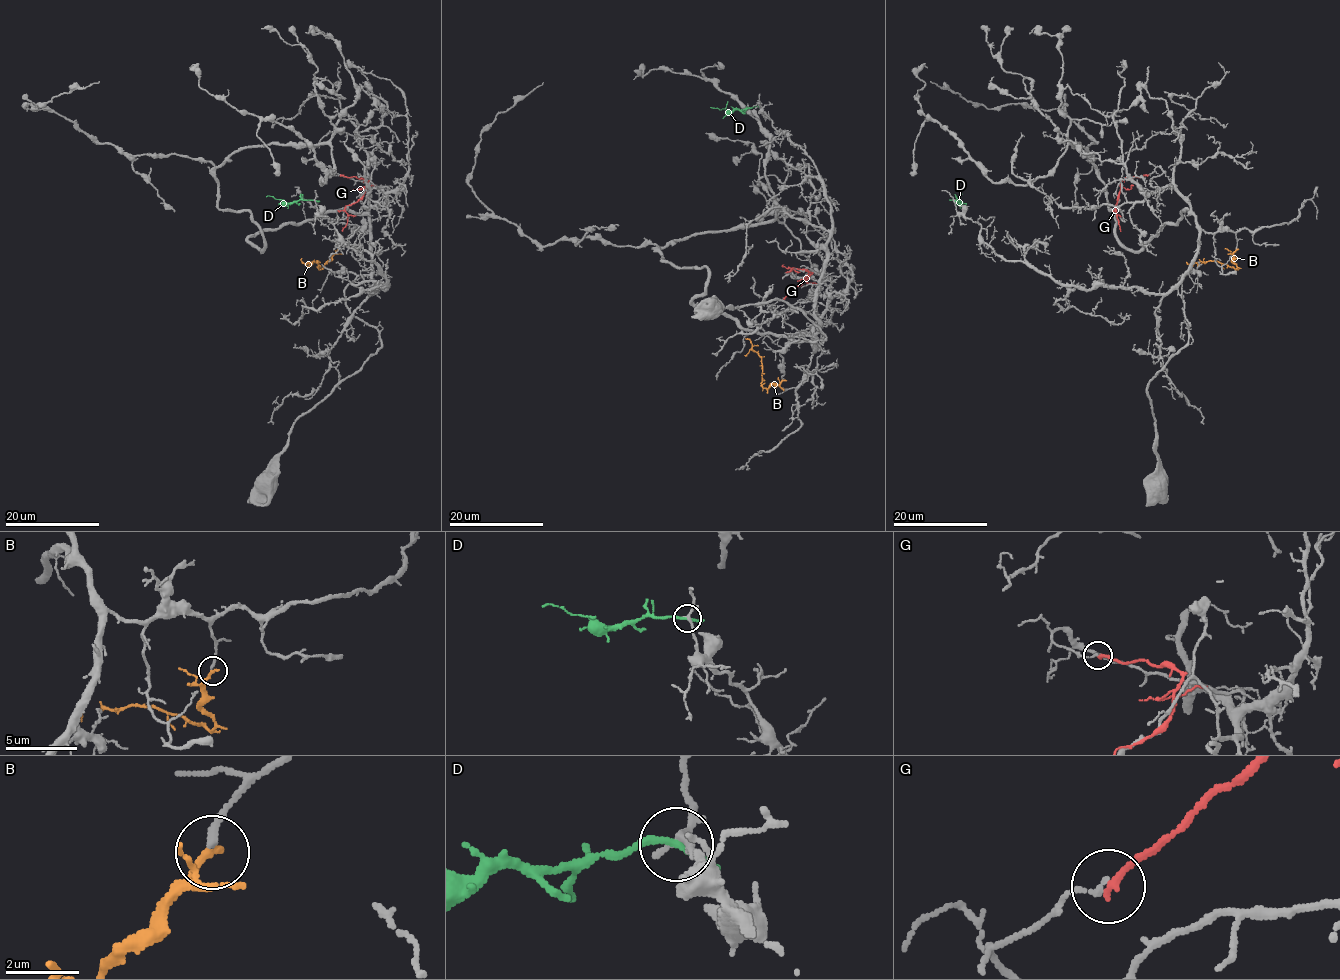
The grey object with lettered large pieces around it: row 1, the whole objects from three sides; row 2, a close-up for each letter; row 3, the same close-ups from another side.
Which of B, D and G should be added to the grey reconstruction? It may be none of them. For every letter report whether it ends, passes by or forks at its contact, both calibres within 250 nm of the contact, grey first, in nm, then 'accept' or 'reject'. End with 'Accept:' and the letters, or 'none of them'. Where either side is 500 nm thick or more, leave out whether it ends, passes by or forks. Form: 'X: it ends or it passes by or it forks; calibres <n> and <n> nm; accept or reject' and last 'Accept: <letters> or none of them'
B: it ends; calibres 190 and 200 nm; accept
D: it passes by; calibres 170 and 180 nm; reject
G: it ends; calibres 120 and 200 nm; reject
Accept: B

